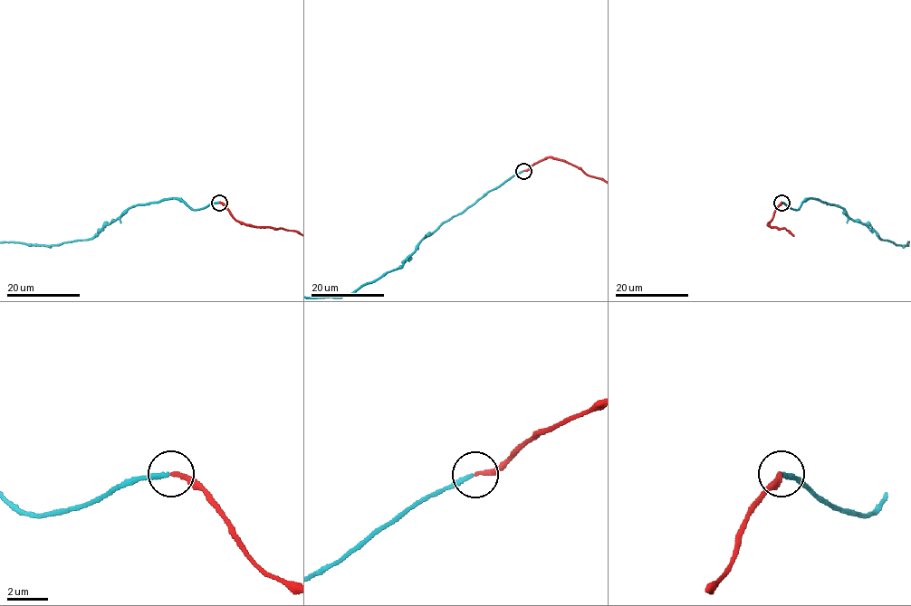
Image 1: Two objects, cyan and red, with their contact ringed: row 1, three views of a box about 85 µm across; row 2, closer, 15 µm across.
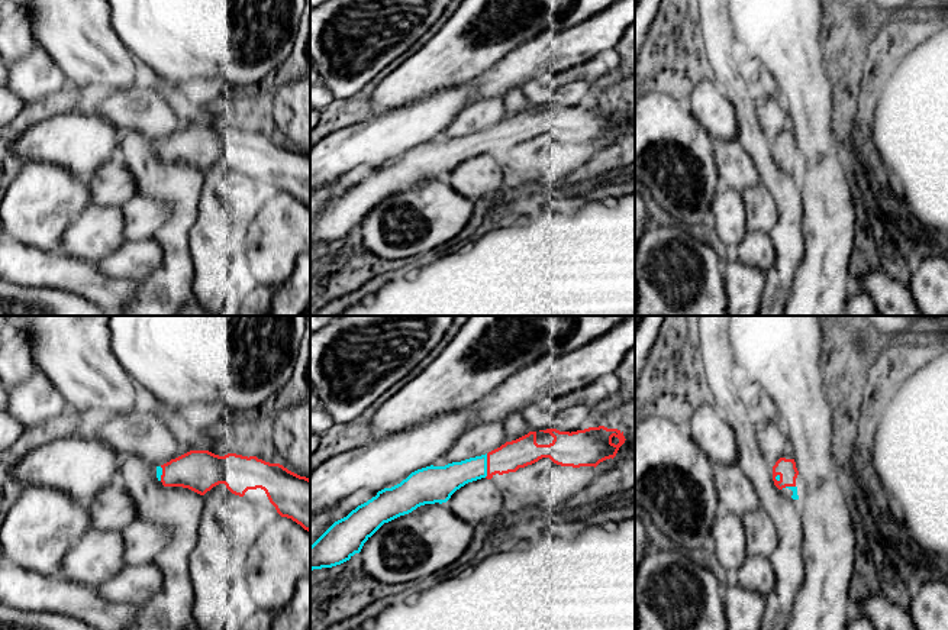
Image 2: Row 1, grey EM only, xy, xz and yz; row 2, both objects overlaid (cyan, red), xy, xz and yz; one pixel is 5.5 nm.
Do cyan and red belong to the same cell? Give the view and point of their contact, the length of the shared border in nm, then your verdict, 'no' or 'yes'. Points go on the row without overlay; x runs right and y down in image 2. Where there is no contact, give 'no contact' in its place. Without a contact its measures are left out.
meets cyan in xz at (486, 141); contact 140 nm long; yes

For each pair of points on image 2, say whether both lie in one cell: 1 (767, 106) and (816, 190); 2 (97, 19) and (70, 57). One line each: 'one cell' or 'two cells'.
1: two cells
2: one cell

